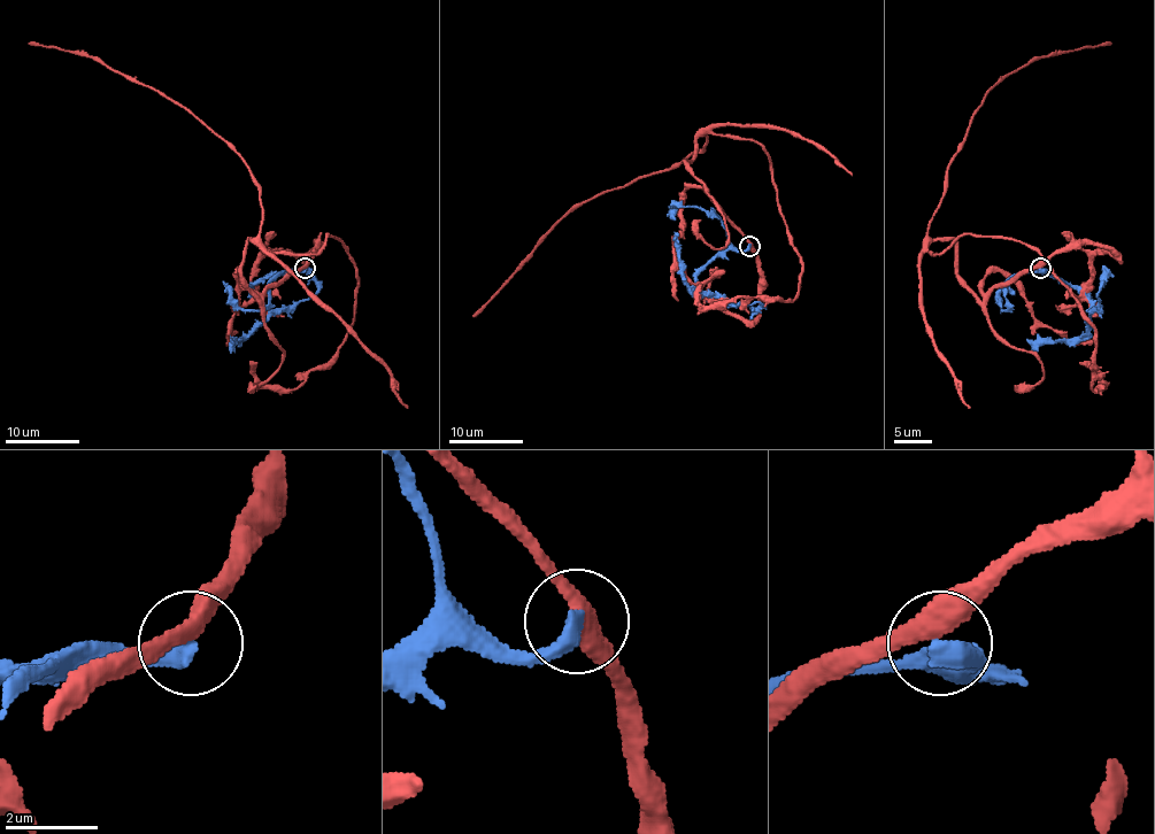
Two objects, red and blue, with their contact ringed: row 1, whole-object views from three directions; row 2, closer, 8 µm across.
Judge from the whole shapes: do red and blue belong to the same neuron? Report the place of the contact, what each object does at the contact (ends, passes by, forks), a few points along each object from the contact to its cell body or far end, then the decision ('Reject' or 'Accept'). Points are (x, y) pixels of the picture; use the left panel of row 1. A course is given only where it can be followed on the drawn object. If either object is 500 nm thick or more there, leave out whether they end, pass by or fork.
Place: (305, 268). At the ring red passes by. At the ring blue ends. Course of red: (306, 268), (258, 298), (245, 244), (343, 244), (357, 290), (341, 348), (297, 388), (263, 383), (258, 363). Course of blue: (306, 268), (300, 271), (272, 271), (252, 286), (252, 292), (269, 310), (240, 340), (230, 339). Reject

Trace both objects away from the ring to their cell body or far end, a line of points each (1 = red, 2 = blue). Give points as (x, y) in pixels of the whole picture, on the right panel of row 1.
1: (1040, 268), (978, 298), (956, 244), (930, 244), (1029, 244), (1094, 329), (1095, 388), (1101, 376), (1079, 363)
2: (1040, 268), (1080, 292), (1090, 303), (1090, 327), (1075, 340), (1026, 339)

